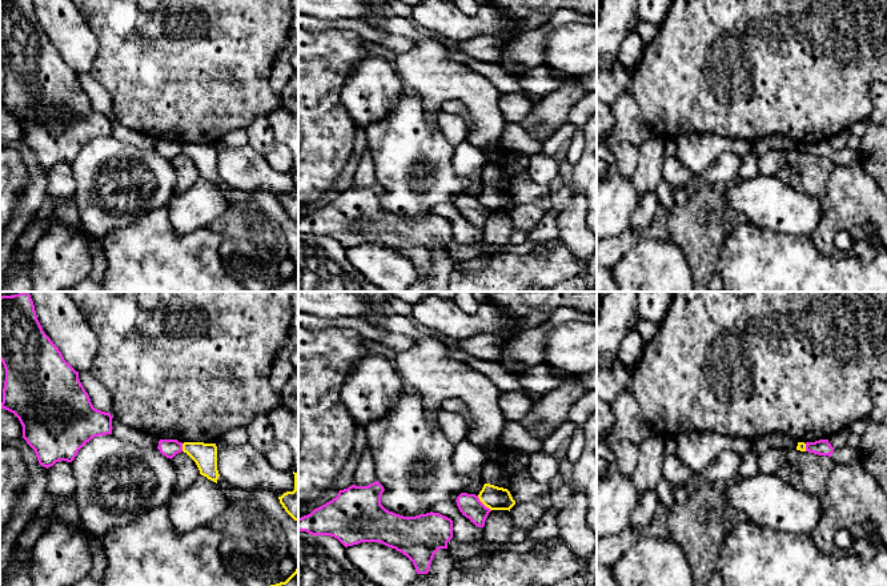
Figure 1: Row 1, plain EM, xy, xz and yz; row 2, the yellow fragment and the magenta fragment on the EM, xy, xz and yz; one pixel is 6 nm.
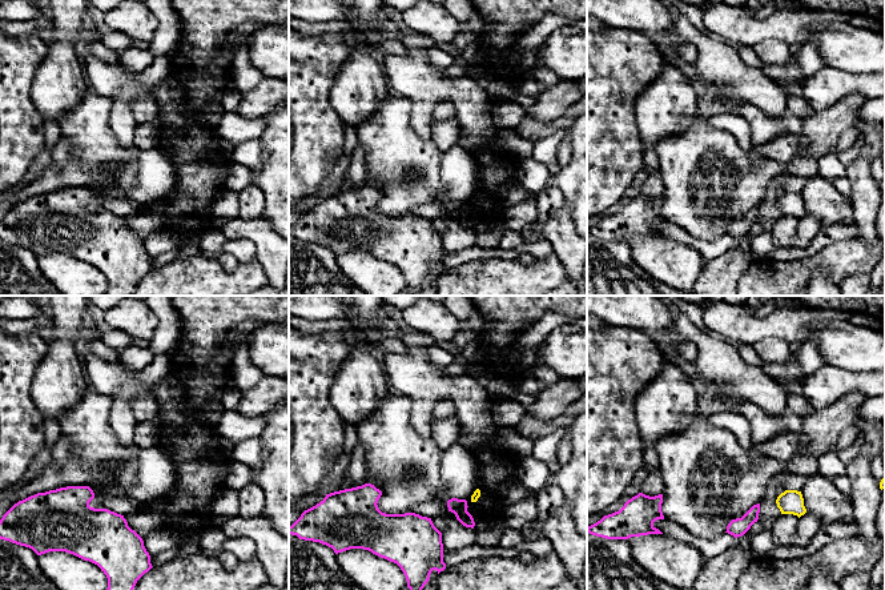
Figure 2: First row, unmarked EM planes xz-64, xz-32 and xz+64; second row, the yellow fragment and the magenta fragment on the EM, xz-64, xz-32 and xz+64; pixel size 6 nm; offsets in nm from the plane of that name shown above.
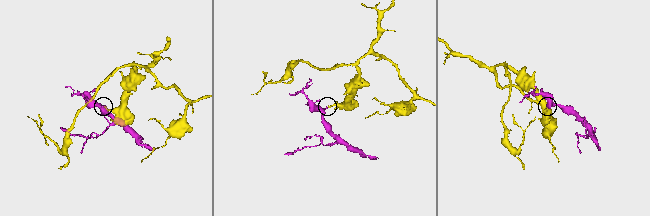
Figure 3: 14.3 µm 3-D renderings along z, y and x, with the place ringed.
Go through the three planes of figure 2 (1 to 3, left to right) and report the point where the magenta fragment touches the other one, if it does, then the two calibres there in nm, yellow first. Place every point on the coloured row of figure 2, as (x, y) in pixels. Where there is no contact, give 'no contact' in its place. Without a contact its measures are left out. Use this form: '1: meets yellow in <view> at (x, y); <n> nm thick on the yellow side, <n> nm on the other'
1: no contact
2: no contact
3: no contact

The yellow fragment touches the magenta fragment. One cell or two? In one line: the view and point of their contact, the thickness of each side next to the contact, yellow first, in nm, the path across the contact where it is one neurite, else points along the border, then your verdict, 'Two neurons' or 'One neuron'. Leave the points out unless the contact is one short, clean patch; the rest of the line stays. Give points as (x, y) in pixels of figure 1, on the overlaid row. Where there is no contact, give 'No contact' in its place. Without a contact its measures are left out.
Touches yellow at xz (484, 504). Thickness 140 nm (yellow) against 140 nm. Boundary: xz (477, 496), (490, 510). Two neurons

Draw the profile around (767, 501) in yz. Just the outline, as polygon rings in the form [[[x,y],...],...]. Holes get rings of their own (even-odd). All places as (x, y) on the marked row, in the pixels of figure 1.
[[[756,474],[750,478],[738,478],[725,485],[726,502],[744,513],[756,526],[786,533],[811,533],[823,517],[823,498],[818,494],[802,491],[787,483],[776,474]]]

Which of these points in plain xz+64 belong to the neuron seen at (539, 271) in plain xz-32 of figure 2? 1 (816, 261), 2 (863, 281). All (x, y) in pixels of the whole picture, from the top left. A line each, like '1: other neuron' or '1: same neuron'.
1: same neuron
2: other neuron

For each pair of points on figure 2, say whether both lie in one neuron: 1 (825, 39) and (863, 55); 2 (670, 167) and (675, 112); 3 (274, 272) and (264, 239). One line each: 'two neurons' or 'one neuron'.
1: one neuron
2: two neurons
3: one neuron

